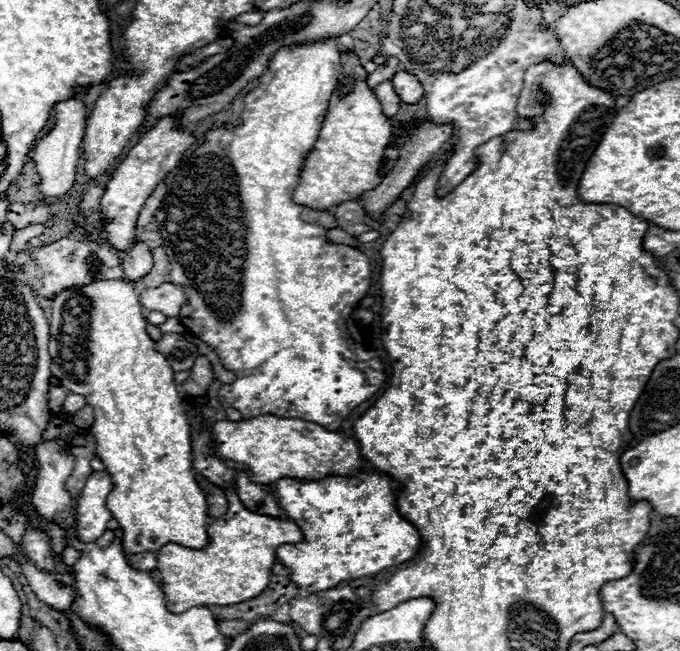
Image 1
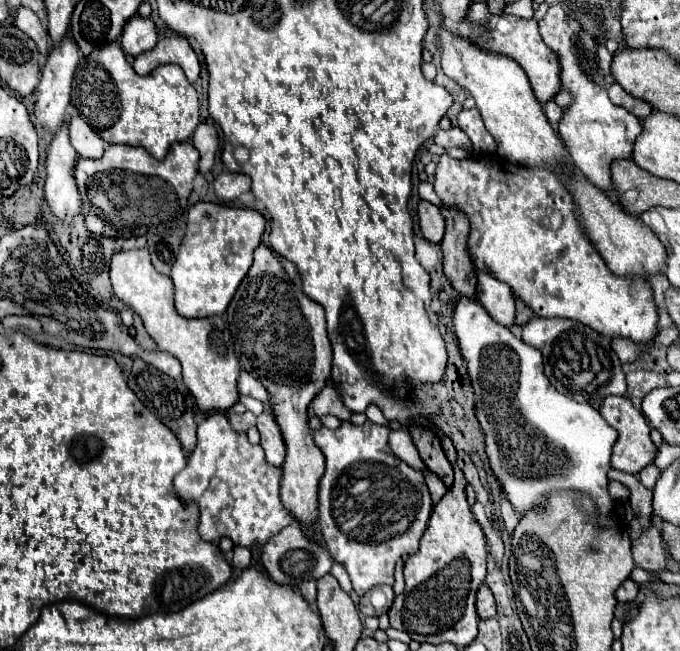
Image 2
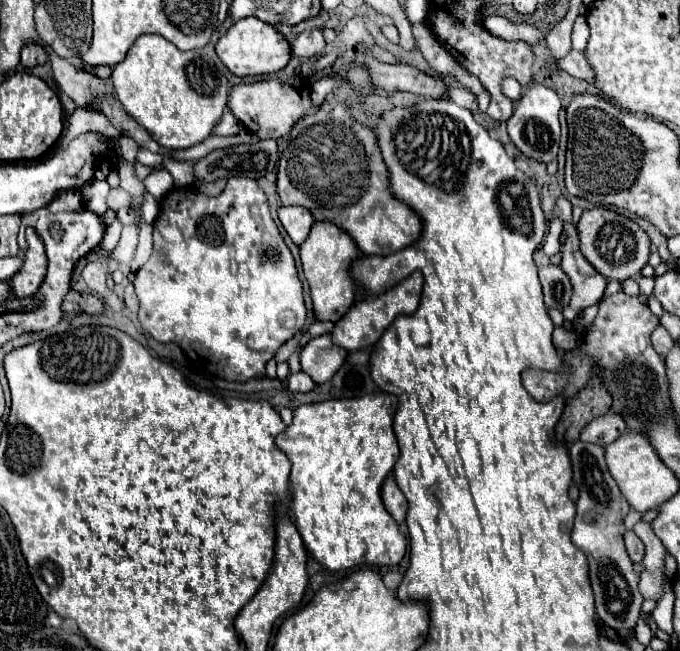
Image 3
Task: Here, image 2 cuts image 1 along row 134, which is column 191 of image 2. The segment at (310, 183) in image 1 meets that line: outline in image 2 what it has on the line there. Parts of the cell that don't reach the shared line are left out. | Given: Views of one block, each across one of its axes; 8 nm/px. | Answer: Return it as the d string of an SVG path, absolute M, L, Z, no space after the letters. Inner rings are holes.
M148 248L116 252L110 264L110 278L114 292L126 302L136 314L140 314L148 334L160 350L170 352L182 364L182 380L196 398L202 412L230 410L238 398L238 376L240 364L232 348L230 332L220 316L208 318L184 318L174 308L174 284L170 276L164 276L152 268Z

